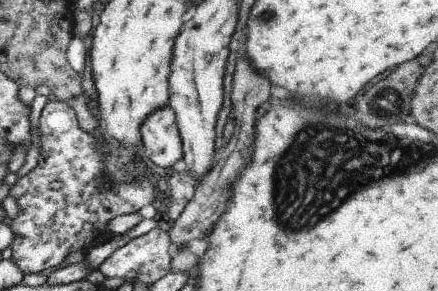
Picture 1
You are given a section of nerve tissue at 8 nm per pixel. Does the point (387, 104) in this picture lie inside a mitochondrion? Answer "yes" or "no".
yes

